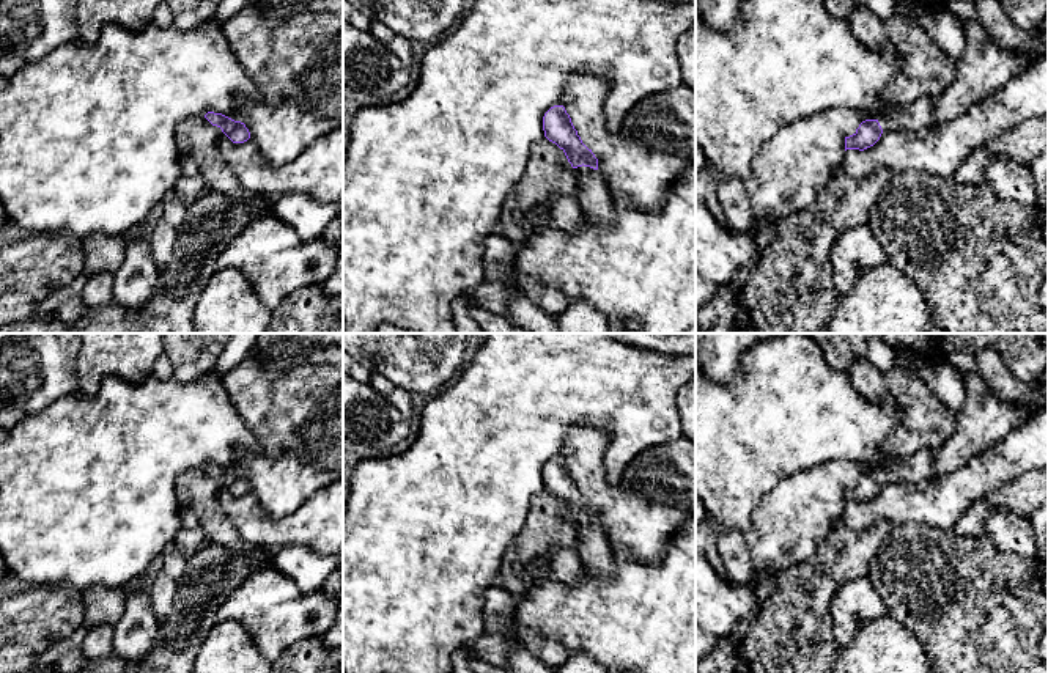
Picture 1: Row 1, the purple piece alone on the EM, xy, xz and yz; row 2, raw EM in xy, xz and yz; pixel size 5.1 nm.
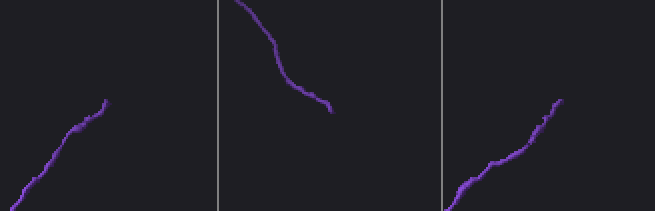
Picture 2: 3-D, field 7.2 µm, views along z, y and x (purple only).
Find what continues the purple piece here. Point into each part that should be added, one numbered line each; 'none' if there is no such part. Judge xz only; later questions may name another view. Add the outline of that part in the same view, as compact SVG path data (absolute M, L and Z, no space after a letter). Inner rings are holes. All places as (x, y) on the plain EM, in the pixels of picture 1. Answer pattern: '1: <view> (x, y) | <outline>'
1: xz (587, 538) | M584 517L574 520L566 541L573 546L584 569L604 577L614 572L612 546L598 522Z

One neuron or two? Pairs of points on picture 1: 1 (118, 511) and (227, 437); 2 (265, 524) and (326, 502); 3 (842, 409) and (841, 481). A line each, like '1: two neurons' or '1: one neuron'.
1: one neuron
2: one neuron
3: two neurons

